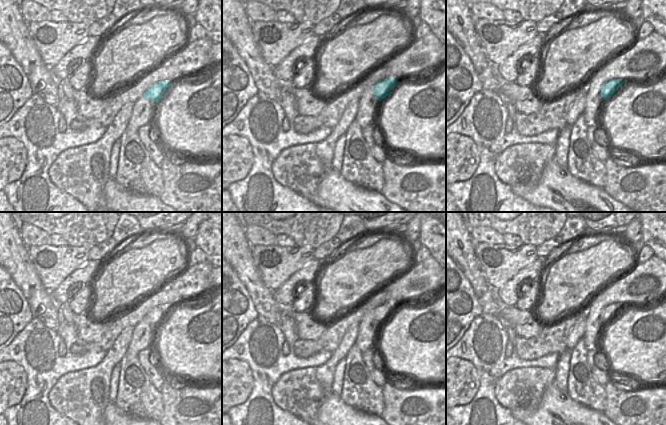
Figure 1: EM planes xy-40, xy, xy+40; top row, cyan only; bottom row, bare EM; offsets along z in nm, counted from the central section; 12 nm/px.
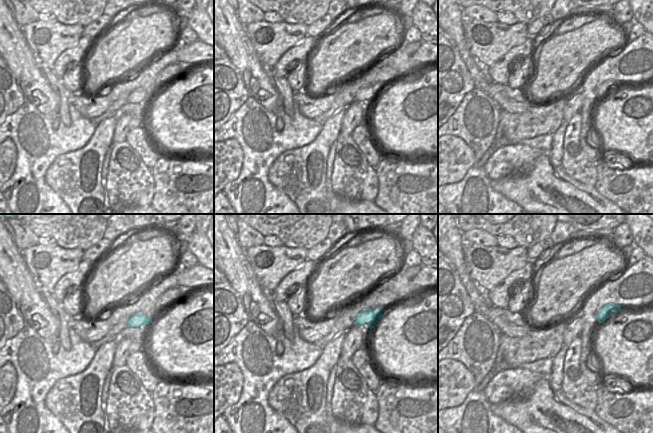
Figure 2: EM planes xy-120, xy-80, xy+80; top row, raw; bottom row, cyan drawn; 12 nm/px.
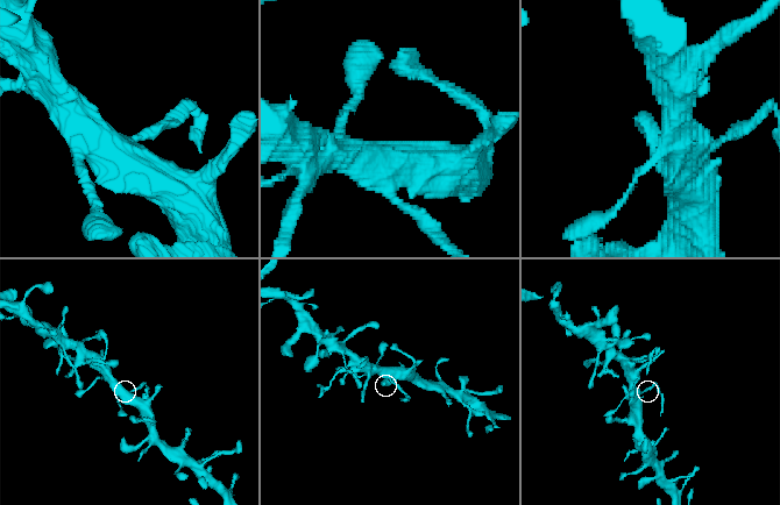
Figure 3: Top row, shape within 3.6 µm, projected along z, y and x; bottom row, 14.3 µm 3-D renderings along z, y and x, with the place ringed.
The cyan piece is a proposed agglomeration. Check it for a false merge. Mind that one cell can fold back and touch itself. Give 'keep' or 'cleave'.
cleave

